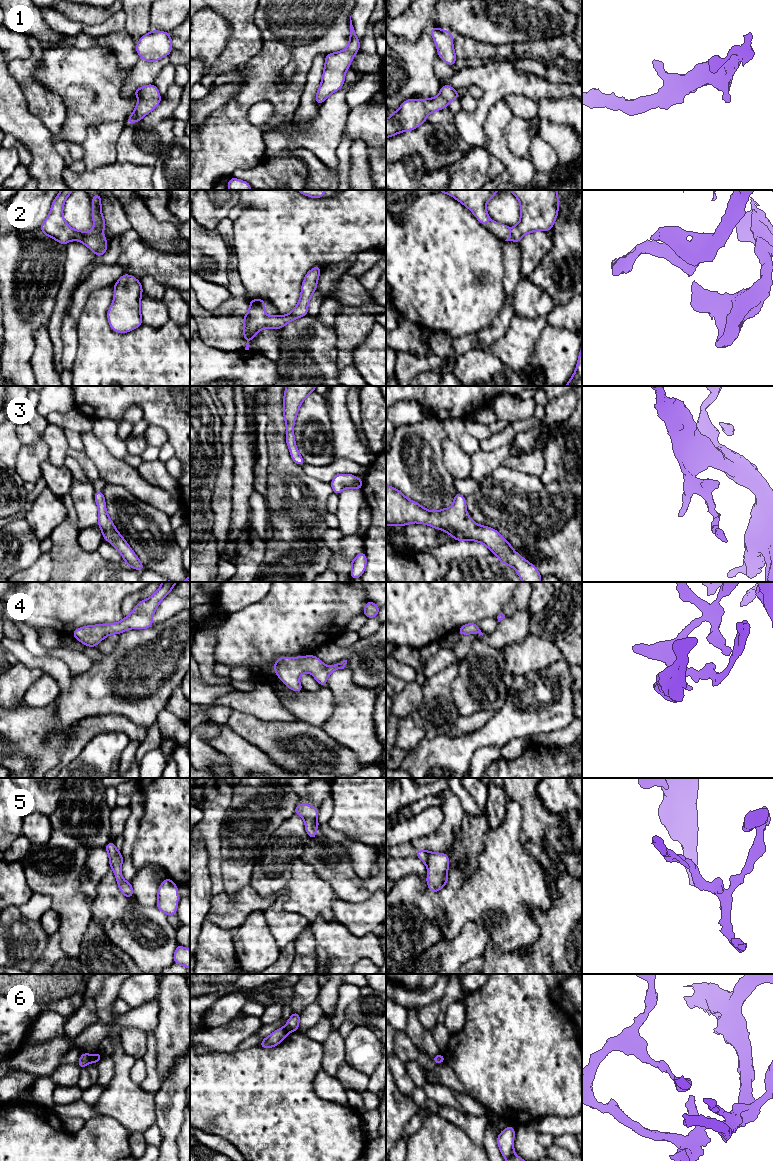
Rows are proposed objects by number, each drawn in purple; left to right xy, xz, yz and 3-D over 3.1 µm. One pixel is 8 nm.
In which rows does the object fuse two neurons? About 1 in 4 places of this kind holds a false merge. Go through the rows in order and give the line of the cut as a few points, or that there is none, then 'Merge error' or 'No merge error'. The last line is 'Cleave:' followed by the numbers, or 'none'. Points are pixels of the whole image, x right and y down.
1: No split. No merge error
2: No split. No merge error
3: No split. No merge error
4: No split. No merge error
5: No split. No merge error
6: Split along xy (90, 1055), (91, 1061). Merge error
Cleave: 6

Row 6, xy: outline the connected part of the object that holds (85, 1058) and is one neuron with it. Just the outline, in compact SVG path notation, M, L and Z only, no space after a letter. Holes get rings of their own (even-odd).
M84 1052L81 1054L79 1061L77 1062L77 1065L81 1068L88 1066L88 1064L91 1062L91 1055Z

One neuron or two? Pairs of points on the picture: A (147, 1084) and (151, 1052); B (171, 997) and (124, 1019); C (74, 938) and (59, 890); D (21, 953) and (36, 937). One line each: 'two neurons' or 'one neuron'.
A: one neuron
B: two neurons
C: one neuron
D: one neuron

